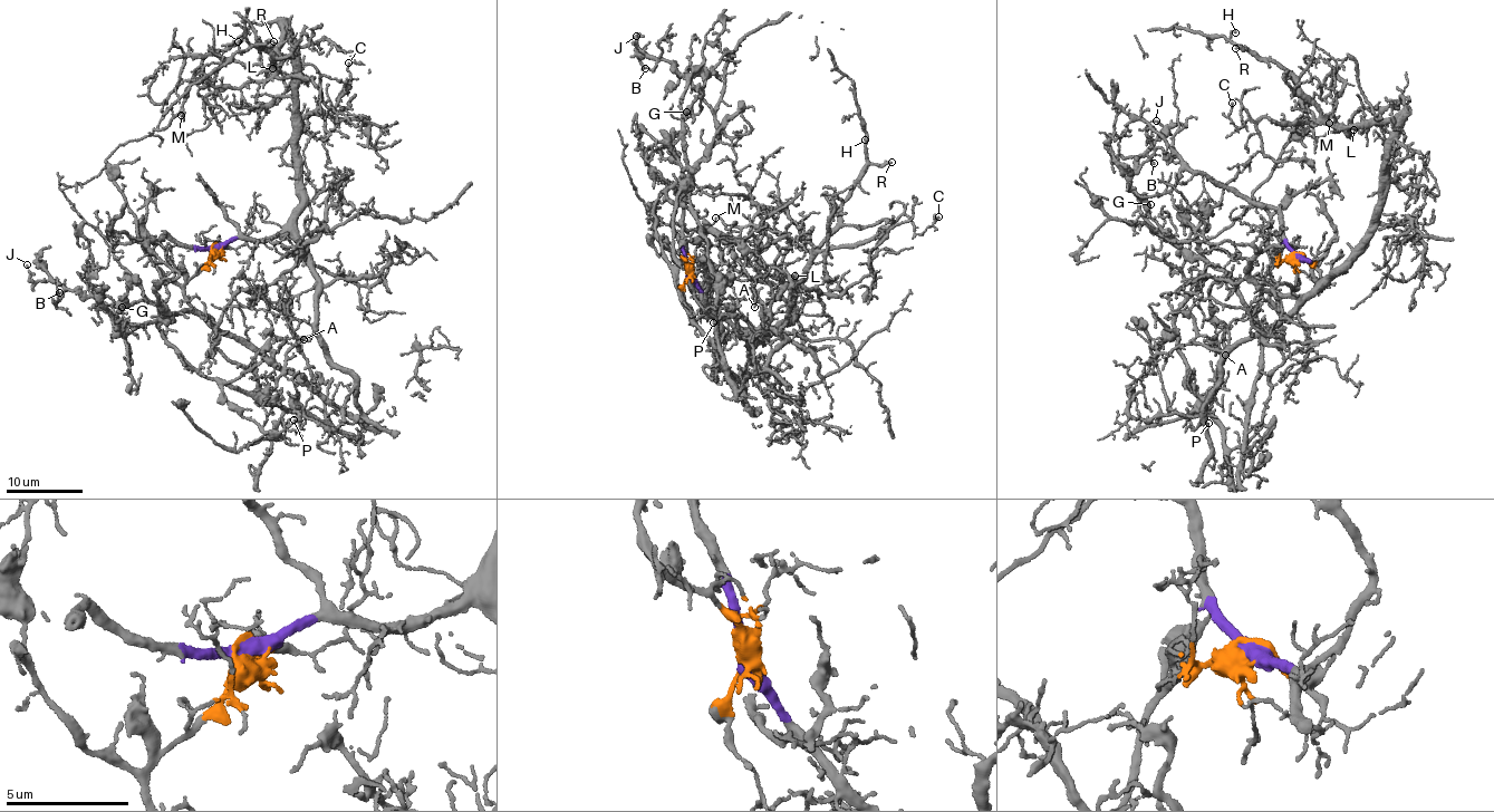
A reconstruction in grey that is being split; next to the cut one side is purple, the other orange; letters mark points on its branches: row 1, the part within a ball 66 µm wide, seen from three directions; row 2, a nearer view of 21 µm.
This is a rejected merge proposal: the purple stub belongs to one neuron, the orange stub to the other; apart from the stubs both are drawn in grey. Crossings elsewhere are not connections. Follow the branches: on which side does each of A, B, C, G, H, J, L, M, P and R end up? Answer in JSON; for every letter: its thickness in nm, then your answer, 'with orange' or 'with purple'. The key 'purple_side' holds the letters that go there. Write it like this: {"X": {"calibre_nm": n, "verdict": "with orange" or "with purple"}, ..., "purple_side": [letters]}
{"A": {"calibre_nm": 110, "verdict": "with purple"}, "B": {"calibre_nm": 120, "verdict": "with orange"}, "C": {"calibre_nm": 100, "verdict": "with purple"}, "G": {"calibre_nm": 90, "verdict": "with orange"}, "H": {"calibre_nm": 120, "verdict": "with purple"}, "J": {"calibre_nm": 70, "verdict": "with orange"}, "L": {"calibre_nm": 140, "verdict": "with purple"}, "M": {"calibre_nm": 100, "verdict": "with purple"}, "P": {"calibre_nm": 130, "verdict": "with orange"}, "R": {"calibre_nm": 190, "verdict": "with purple"}, "purple_side": ["A", "C", "H", "L", "M", "R"]}

